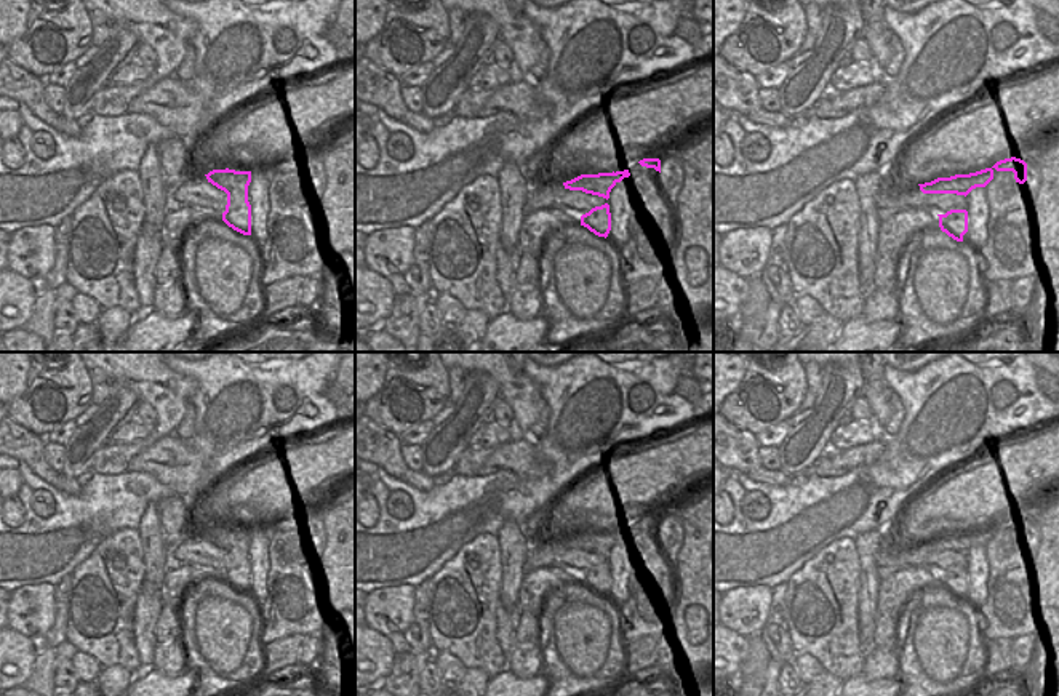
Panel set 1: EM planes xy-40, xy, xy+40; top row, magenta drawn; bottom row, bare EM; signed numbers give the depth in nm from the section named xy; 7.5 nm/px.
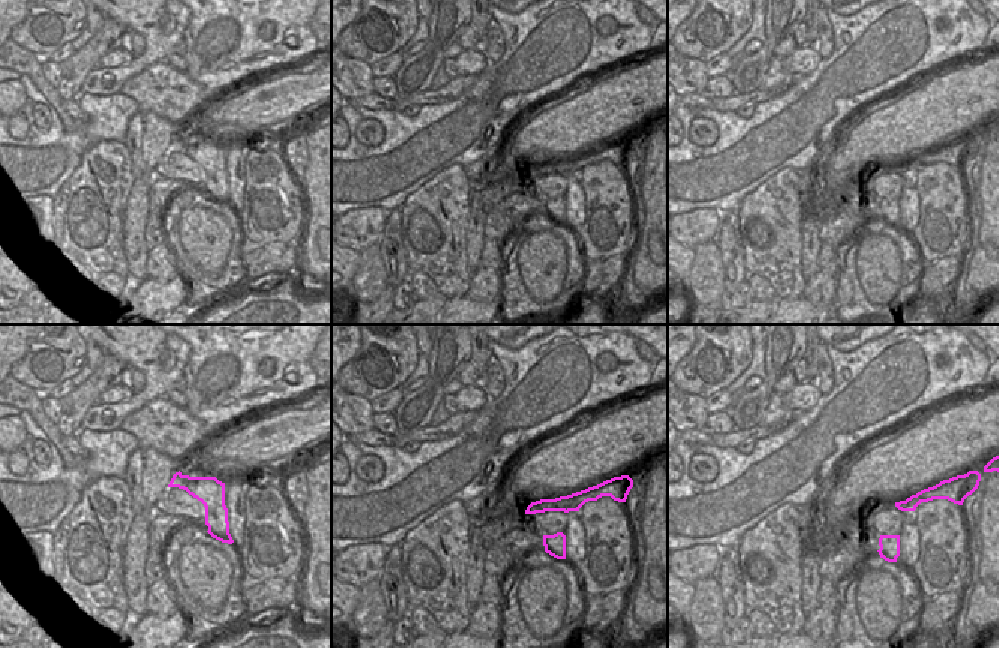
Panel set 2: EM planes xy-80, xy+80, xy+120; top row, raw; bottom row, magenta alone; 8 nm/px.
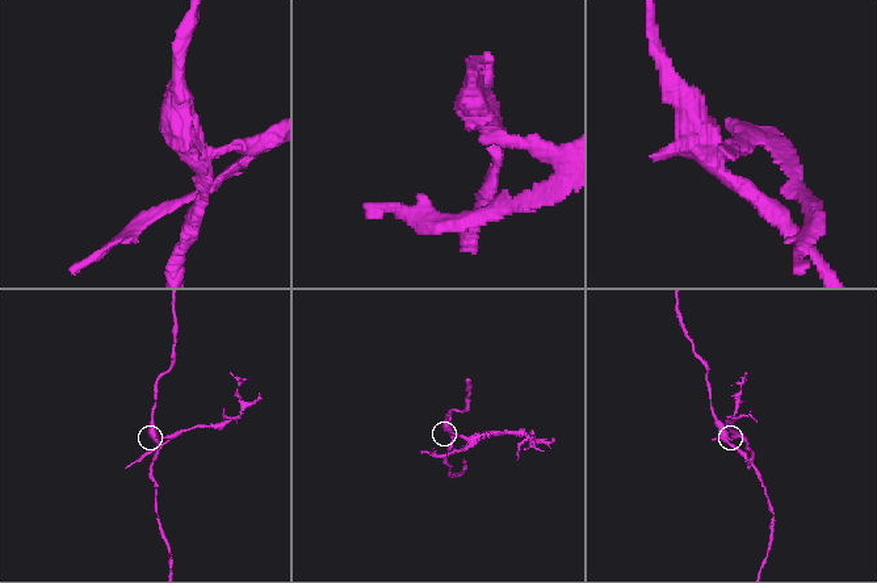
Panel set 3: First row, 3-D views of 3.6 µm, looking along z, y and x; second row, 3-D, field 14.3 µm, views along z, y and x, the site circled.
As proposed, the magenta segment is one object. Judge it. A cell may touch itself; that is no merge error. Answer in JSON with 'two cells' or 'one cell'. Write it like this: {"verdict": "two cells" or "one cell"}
{"verdict": "two cells"}

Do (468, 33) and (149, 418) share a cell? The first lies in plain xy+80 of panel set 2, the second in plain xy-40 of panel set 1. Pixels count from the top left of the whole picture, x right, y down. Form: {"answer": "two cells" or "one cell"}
{"answer": "one cell"}

